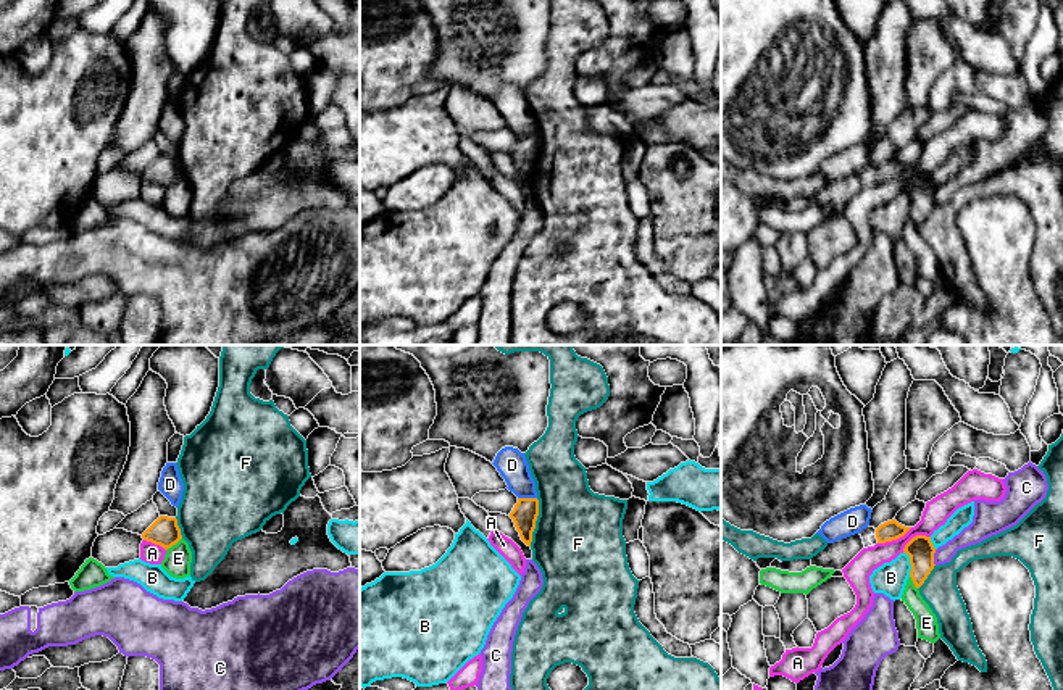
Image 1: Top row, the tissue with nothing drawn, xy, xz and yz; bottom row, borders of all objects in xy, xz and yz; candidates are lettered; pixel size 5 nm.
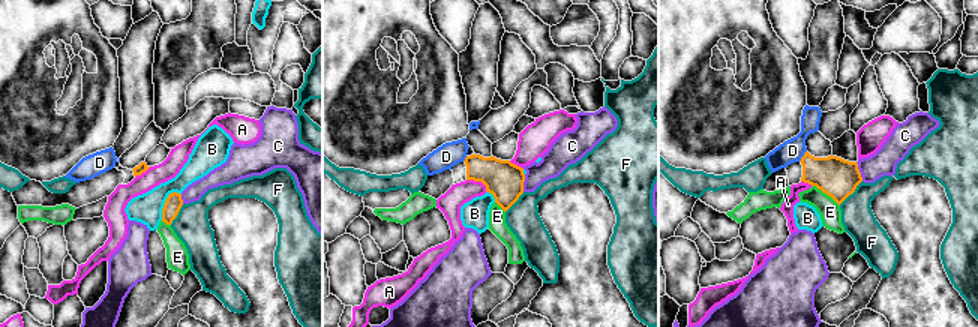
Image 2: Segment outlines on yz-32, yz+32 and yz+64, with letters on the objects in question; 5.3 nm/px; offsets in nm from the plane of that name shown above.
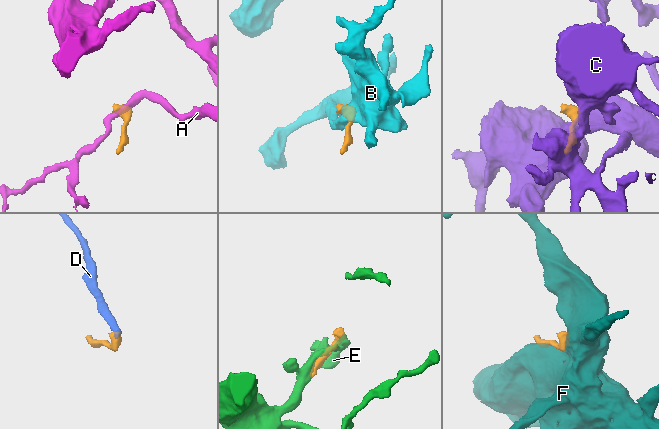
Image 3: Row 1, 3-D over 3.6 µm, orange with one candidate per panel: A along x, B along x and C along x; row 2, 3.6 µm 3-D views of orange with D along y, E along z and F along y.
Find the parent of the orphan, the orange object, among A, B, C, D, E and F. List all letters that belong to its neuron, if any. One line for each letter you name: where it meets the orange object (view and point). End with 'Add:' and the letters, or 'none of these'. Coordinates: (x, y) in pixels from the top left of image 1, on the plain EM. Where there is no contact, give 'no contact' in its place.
Add: none of these

